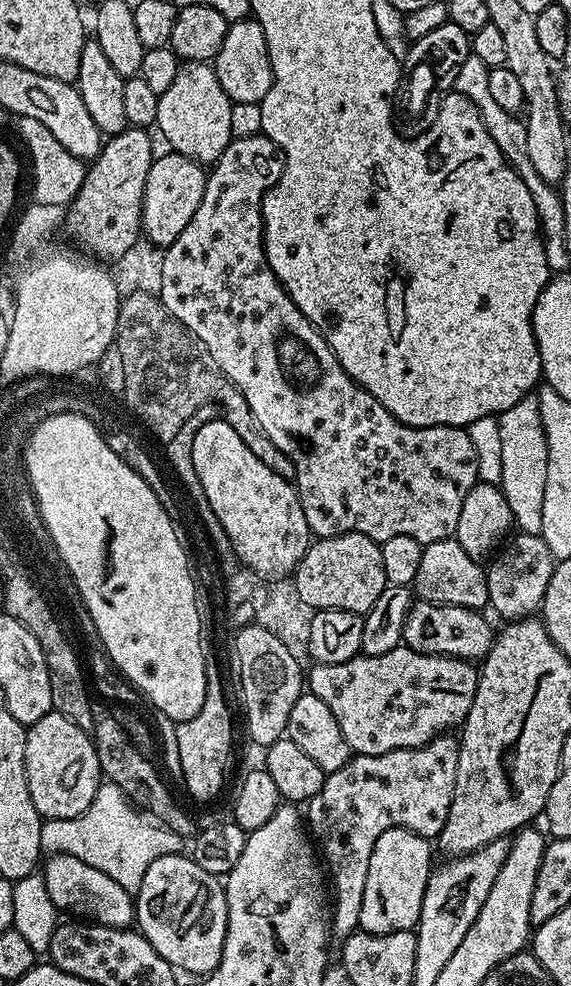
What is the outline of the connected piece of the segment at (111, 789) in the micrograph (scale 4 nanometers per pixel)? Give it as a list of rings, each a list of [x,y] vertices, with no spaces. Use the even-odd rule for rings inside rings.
[[[101,783],[94,794],[94,802],[74,818],[44,820],[40,825],[40,847],[45,853],[70,854],[82,858],[86,866],[110,874],[122,890],[135,893],[142,886],[142,878],[150,866],[163,856],[183,853],[186,848],[185,837],[174,834],[159,822],[153,822],[136,805],[131,804],[116,784]]]

